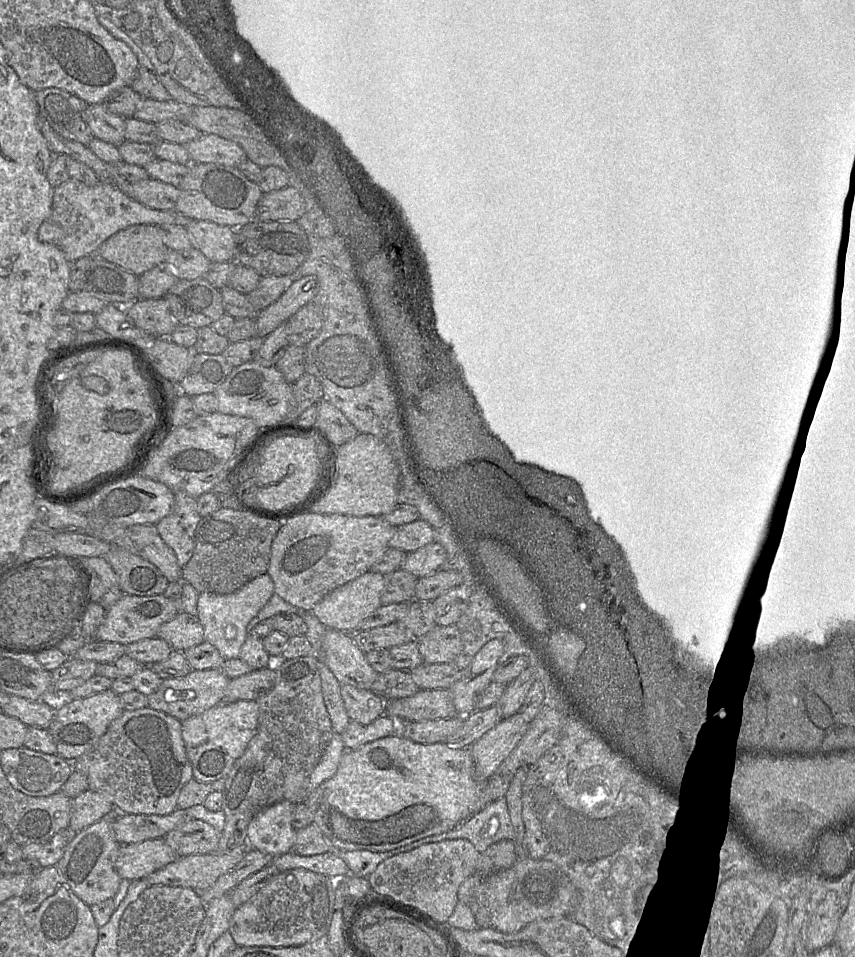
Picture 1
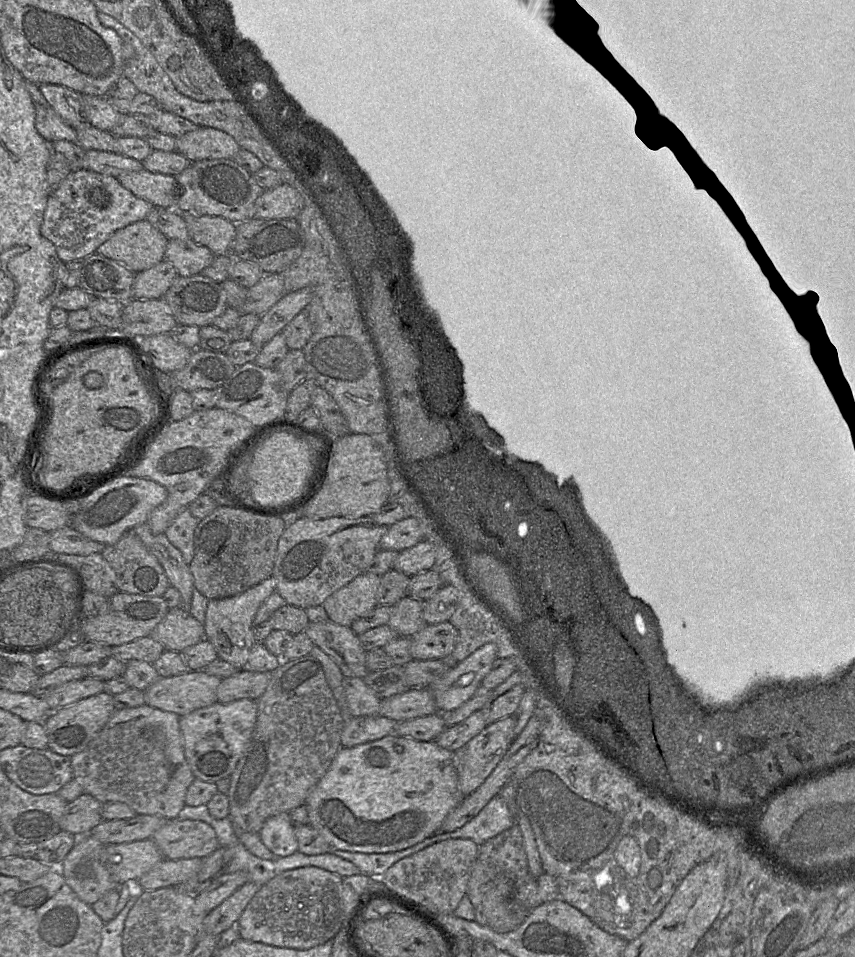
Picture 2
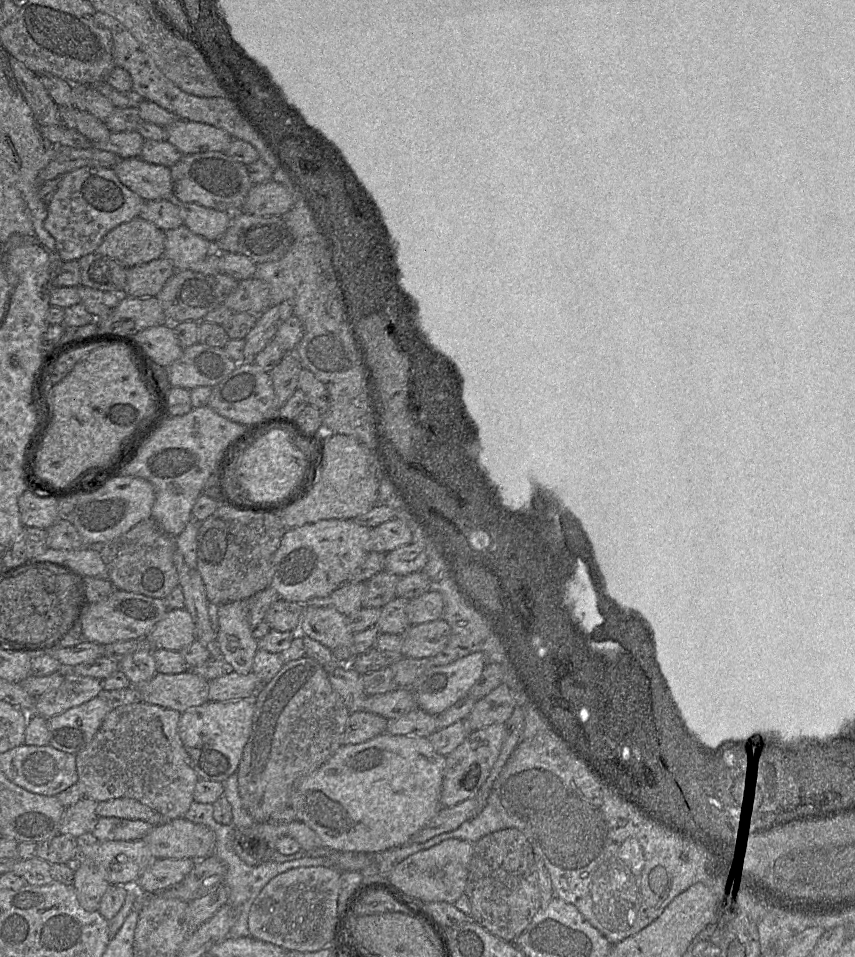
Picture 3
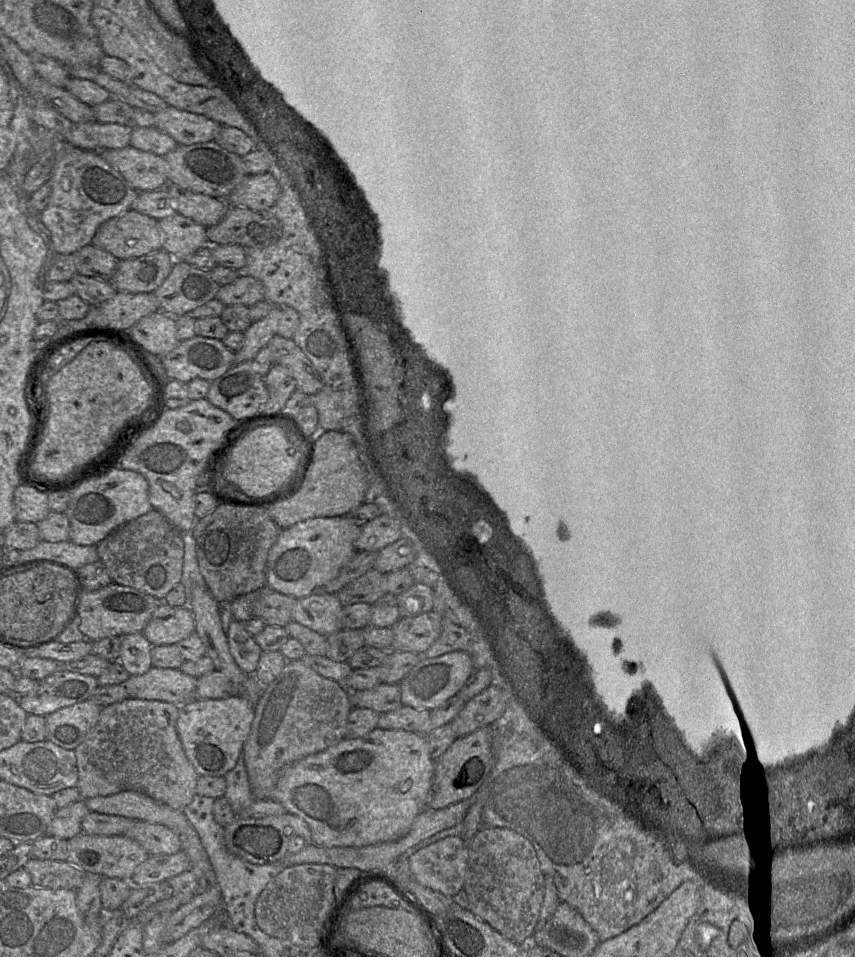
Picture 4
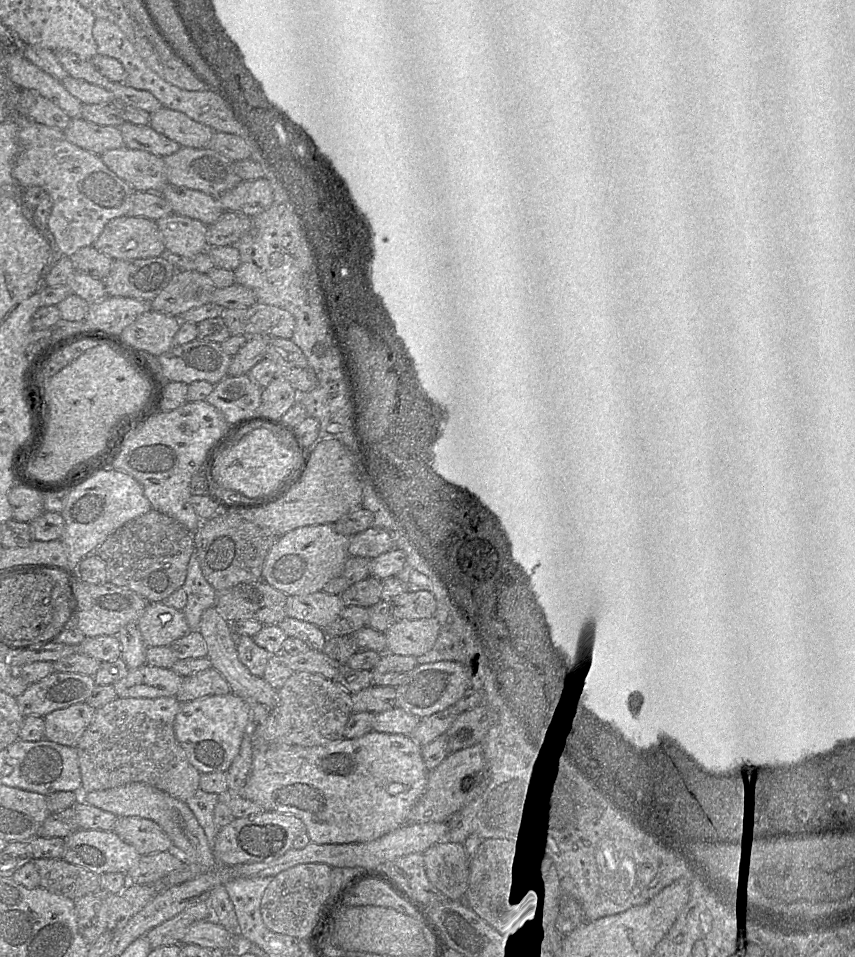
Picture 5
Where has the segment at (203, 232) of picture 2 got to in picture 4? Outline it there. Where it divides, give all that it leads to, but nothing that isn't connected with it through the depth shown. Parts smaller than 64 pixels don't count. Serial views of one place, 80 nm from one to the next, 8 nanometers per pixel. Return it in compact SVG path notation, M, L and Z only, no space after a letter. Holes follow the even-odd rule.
M169 181L162 189L172 199L177 213L206 228L217 224L227 213L229 204L226 199L181 189Z

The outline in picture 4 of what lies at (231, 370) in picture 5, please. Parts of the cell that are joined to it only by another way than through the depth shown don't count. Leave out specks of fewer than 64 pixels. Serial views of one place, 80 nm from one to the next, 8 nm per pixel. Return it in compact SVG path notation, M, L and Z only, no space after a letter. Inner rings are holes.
M273 307L267 316L252 323L243 332L243 345L234 355L234 364L253 360L256 354L276 335L277 324L280 317L280 307Z

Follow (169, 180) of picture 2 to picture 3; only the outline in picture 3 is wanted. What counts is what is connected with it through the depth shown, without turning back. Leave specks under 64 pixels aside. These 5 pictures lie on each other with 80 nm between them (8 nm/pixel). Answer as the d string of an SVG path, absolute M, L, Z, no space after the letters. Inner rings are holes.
M133 157L120 159L112 169L121 183L139 195L144 202L173 197L173 181L168 167Z

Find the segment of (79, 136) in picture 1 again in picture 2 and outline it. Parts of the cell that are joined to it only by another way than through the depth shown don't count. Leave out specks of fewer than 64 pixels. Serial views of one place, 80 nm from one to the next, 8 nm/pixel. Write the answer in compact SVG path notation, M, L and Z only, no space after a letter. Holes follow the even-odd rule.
M40 84L38 87L51 108L66 124L73 129L84 126L87 120L84 117L82 94L61 85Z

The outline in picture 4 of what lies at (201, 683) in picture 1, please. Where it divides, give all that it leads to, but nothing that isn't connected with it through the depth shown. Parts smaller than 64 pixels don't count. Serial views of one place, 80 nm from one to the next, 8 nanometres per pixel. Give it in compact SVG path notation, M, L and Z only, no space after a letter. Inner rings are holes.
M152 666L142 675L129 676L122 685L128 692L129 698L156 700L182 706L195 699L197 678L187 675L179 669L157 668Z

